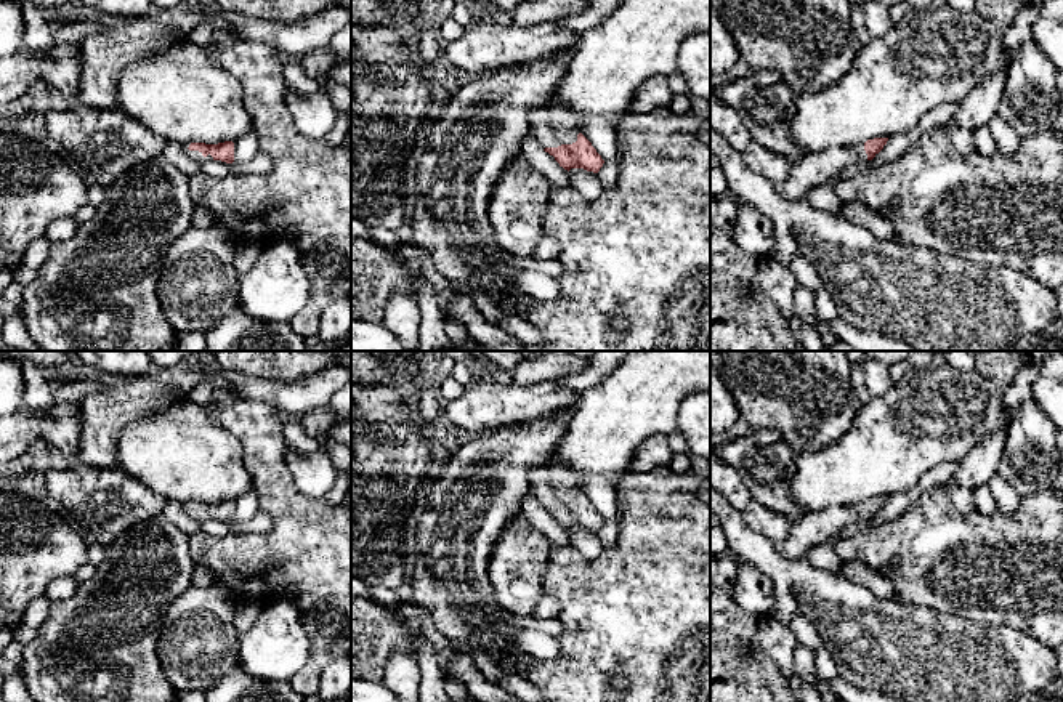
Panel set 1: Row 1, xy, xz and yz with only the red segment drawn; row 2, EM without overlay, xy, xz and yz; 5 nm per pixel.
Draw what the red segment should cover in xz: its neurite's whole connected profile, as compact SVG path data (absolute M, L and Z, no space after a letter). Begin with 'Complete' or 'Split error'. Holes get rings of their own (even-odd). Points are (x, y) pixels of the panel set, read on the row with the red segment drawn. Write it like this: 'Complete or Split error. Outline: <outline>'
Split error. Outline: M548 99L529 112L529 123L540 147L564 170L584 168L598 173L604 160L592 143L577 131L576 117Z

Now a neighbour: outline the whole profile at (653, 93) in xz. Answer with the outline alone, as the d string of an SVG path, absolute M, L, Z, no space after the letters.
M653 75L633 93L627 114L645 114L653 109L667 107L670 98L672 91L667 83L667 75Z

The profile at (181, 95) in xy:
M191 40L173 43L160 53L128 64L119 77L115 109L143 123L165 141L180 144L218 144L236 141L255 130L255 122L244 106L240 82L220 67Z

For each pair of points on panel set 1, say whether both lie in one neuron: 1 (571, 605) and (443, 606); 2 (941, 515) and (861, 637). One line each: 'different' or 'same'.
1: different
2: different

